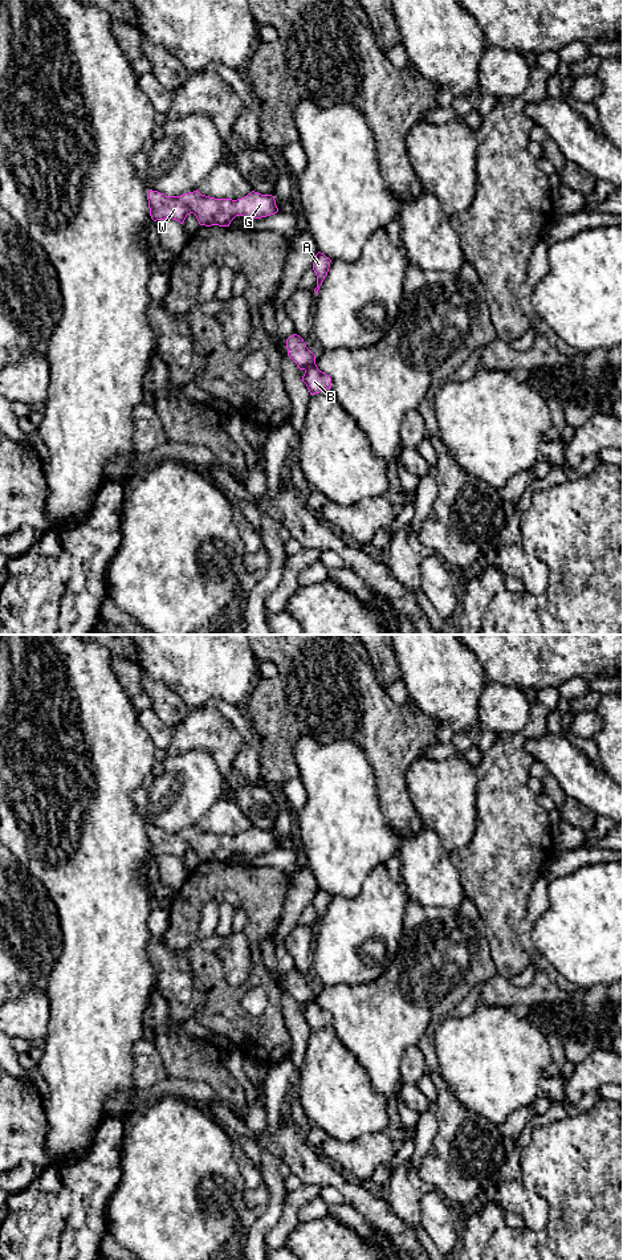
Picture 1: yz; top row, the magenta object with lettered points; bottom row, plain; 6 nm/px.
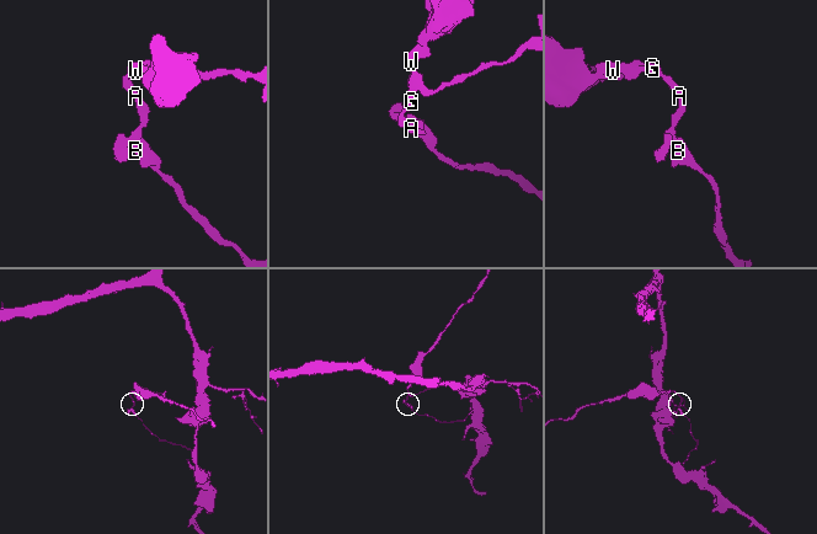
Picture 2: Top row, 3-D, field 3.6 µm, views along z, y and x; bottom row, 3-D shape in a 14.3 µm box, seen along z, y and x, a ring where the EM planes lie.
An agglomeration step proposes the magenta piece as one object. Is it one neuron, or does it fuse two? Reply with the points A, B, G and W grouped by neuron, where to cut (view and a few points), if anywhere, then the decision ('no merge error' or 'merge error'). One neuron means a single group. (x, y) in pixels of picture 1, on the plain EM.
A G W / B; cut in yz along (314, 998), (305, 1006); merge error

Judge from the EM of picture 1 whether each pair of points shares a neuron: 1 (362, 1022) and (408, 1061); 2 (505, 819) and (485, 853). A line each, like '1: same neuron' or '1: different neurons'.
1: different neurons
2: same neuron

